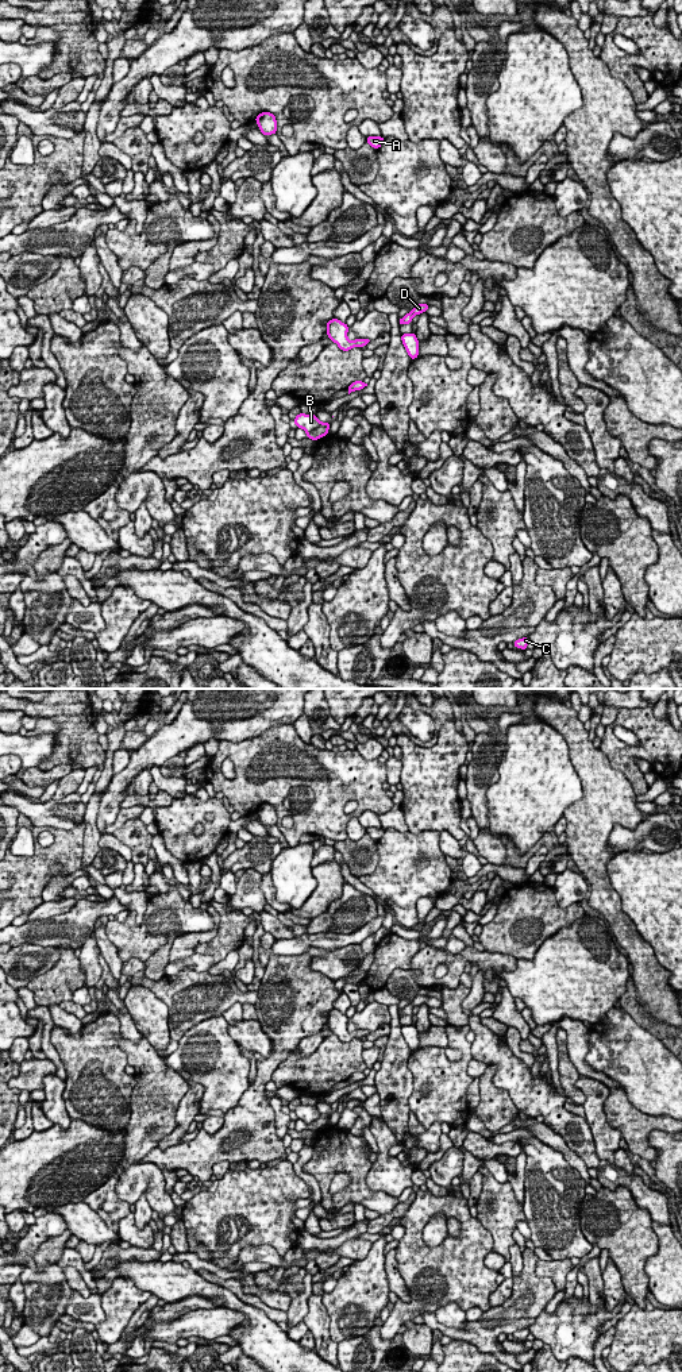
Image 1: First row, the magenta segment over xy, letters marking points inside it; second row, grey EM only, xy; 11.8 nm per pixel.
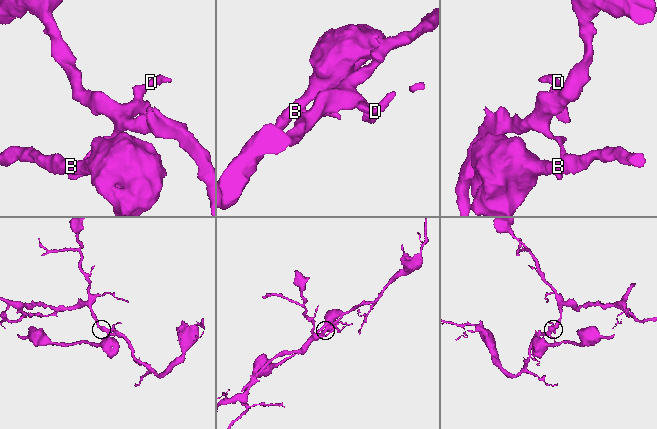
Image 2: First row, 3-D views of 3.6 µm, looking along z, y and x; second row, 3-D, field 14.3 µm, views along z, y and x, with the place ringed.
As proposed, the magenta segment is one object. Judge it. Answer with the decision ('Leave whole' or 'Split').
Split

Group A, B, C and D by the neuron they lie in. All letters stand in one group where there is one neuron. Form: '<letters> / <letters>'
A C D / B

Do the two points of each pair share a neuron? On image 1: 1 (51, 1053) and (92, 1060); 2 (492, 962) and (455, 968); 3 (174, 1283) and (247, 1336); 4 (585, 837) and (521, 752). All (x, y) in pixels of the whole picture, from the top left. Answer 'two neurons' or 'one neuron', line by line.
1: two neurons
2: one neuron
3: one neuron
4: two neurons

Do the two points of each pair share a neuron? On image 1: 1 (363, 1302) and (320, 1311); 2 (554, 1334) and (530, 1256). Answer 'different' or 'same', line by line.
1: different
2: different

